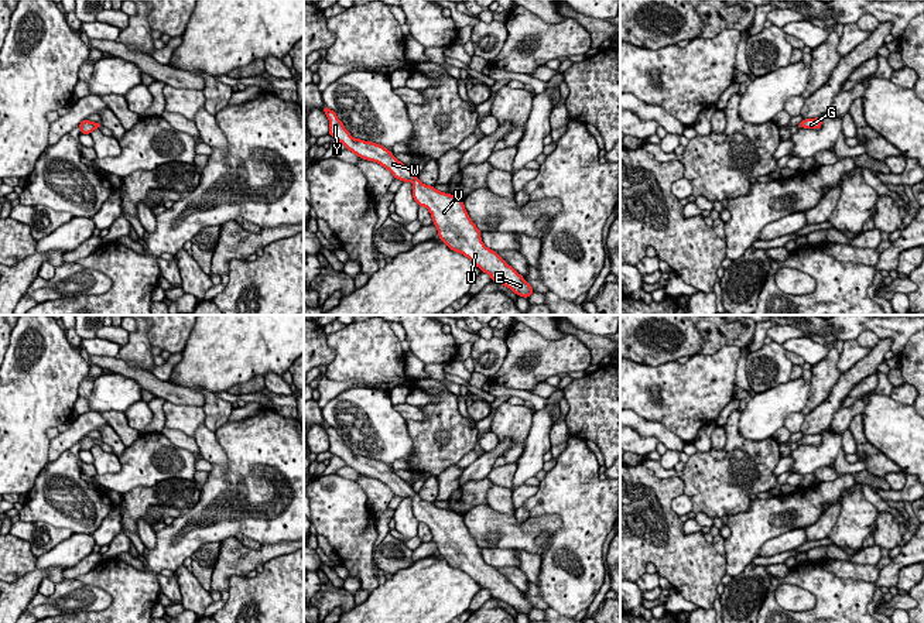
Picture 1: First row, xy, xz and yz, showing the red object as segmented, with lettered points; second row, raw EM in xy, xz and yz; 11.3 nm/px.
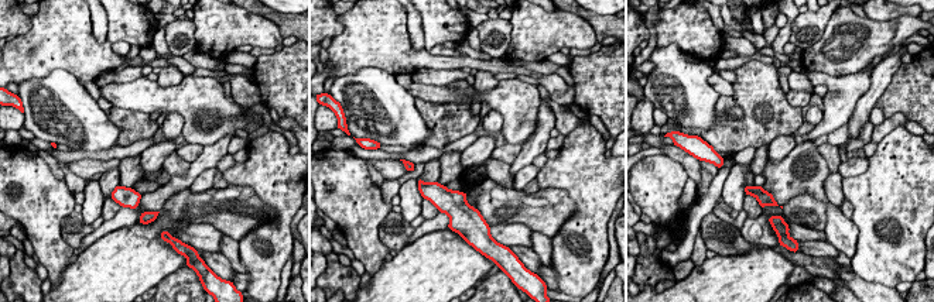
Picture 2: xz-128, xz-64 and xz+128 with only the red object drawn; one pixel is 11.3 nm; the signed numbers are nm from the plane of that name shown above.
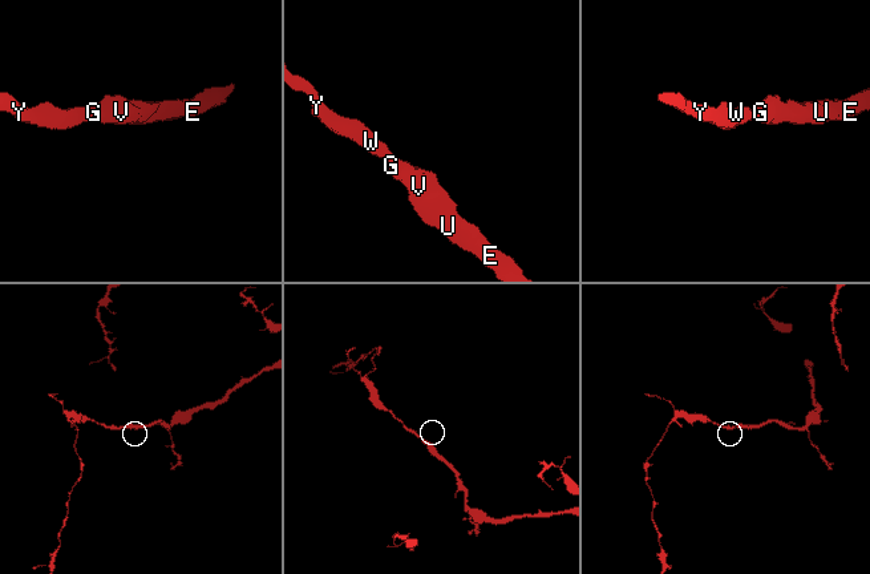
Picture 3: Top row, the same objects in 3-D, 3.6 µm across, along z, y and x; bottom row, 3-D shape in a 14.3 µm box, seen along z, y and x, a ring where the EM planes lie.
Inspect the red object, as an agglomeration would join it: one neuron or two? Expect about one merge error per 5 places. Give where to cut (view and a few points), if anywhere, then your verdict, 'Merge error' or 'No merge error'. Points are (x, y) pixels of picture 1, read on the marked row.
No split. No merge error

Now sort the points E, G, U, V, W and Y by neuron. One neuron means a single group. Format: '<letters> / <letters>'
E G U V W Y

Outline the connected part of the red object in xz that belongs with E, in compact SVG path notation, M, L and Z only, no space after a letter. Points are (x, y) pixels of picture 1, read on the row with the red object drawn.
M326 106L321 110L328 116L329 136L340 141L346 150L363 160L380 164L387 168L396 179L413 182L414 201L418 206L425 206L430 210L439 239L452 251L466 256L482 270L482 273L487 273L492 281L503 284L516 295L528 299L534 290L521 274L497 254L497 251L493 251L483 244L480 239L482 232L469 218L463 206L463 199L439 192L431 185L421 184L418 177L415 177L407 165L398 161L390 150L372 141L353 138L333 110Z

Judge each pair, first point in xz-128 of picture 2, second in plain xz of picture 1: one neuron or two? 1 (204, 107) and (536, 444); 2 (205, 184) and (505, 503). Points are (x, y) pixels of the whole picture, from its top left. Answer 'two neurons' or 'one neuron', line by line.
1: two neurons
2: two neurons

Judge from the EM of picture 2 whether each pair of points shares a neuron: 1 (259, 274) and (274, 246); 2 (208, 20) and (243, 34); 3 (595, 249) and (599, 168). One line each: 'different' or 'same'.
1: same
2: same
3: same

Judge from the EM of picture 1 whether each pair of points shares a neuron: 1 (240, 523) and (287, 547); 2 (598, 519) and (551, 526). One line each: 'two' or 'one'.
1: two
2: two

